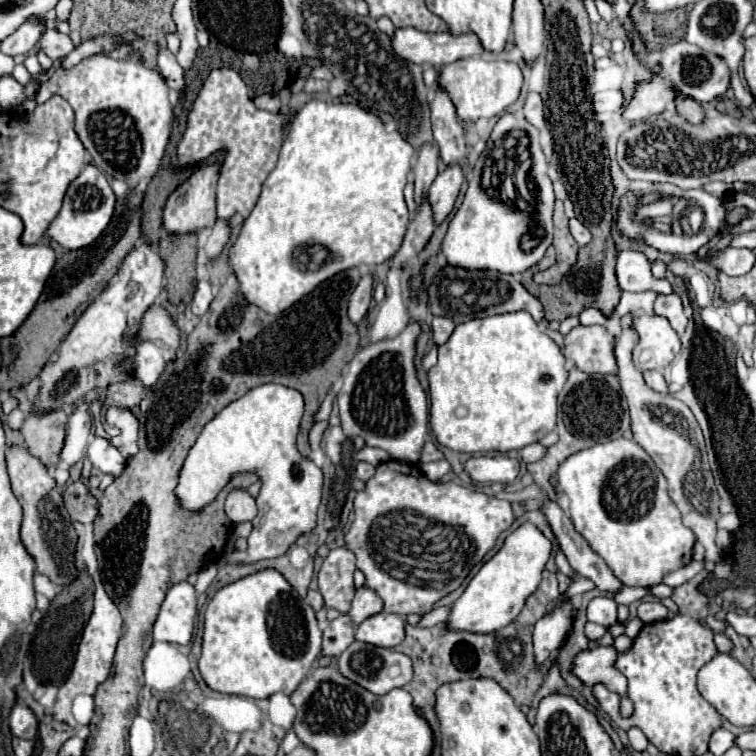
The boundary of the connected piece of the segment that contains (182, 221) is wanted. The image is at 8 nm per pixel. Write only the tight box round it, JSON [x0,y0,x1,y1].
[163,165,219,233]

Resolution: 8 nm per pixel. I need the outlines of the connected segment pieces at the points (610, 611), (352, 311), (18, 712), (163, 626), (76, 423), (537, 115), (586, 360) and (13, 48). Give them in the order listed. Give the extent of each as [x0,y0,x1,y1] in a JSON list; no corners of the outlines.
[[587,597,617,627],[347,273,373,323],[9,703,37,739],[153,581,197,645],[59,403,91,467],[523,93,545,125],[563,325,615,375],[1,23,45,57]]

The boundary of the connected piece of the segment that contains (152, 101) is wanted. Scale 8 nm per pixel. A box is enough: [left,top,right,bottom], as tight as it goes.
[35,57,173,187]

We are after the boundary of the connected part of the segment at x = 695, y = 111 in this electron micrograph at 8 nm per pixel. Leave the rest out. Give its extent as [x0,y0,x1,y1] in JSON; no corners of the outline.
[677,97,703,121]

